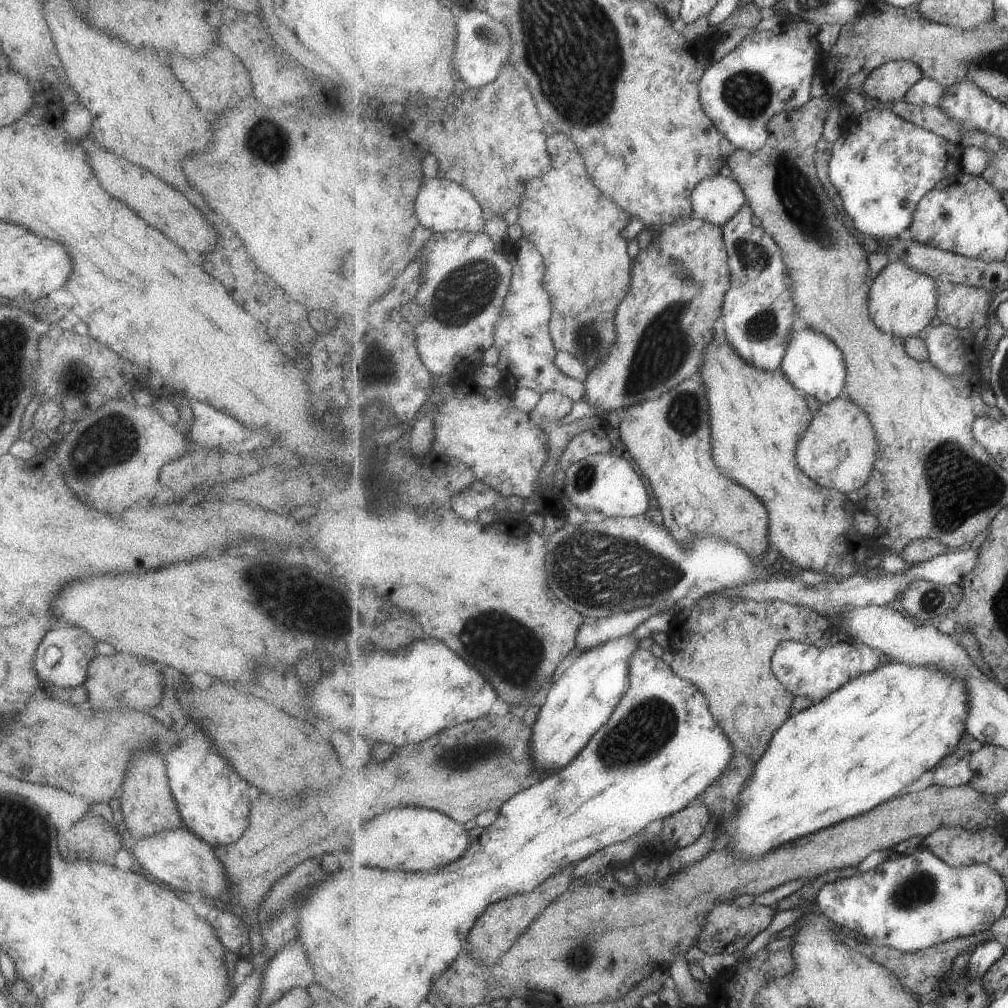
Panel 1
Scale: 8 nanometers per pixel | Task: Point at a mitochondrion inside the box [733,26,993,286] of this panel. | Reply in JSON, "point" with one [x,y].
{"point":[792,187]}

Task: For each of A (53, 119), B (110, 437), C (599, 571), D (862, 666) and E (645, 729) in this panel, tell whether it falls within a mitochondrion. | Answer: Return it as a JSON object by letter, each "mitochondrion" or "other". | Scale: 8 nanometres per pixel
{"A":"other","B":"mitochondrion","C":"mitochondrion","D":"other","E":"mitochondrion"}

